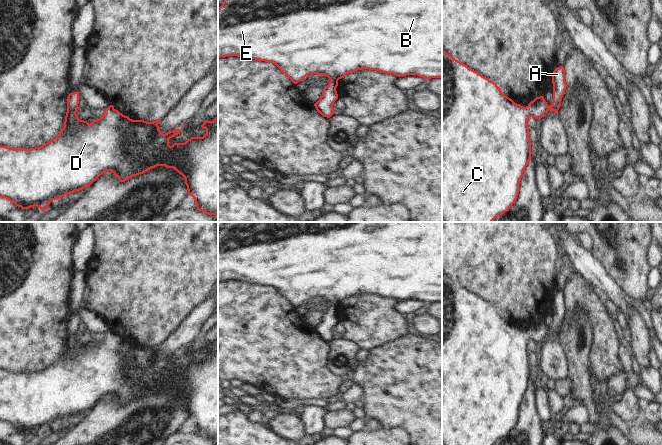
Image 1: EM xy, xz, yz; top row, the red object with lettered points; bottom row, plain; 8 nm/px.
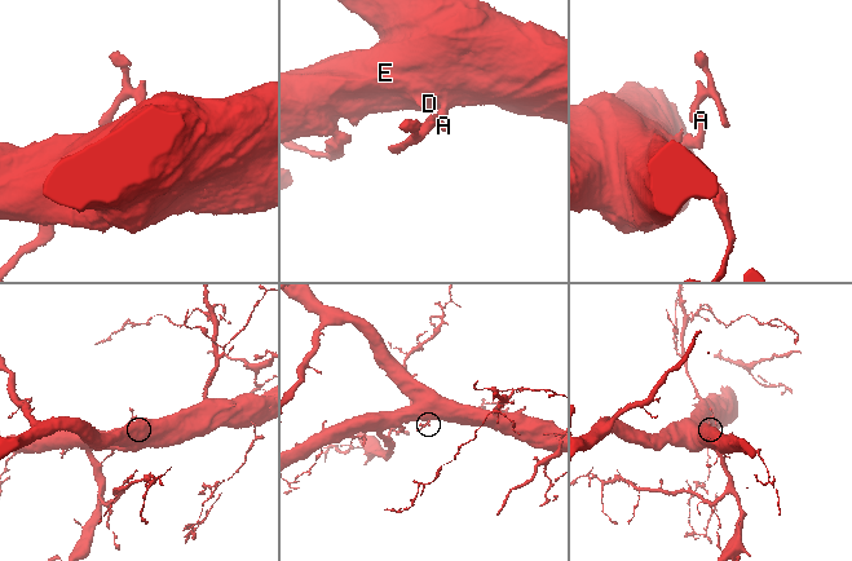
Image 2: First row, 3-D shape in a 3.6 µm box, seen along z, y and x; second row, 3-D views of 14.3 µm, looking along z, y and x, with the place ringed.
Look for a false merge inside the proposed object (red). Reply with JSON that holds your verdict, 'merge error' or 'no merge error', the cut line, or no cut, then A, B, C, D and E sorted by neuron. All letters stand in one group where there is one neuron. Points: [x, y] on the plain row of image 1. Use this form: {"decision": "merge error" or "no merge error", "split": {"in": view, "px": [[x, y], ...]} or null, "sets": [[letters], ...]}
{"decision": "no merge error", "split": null, "sets": [["A", "B", "C", "D", "E"]]}

